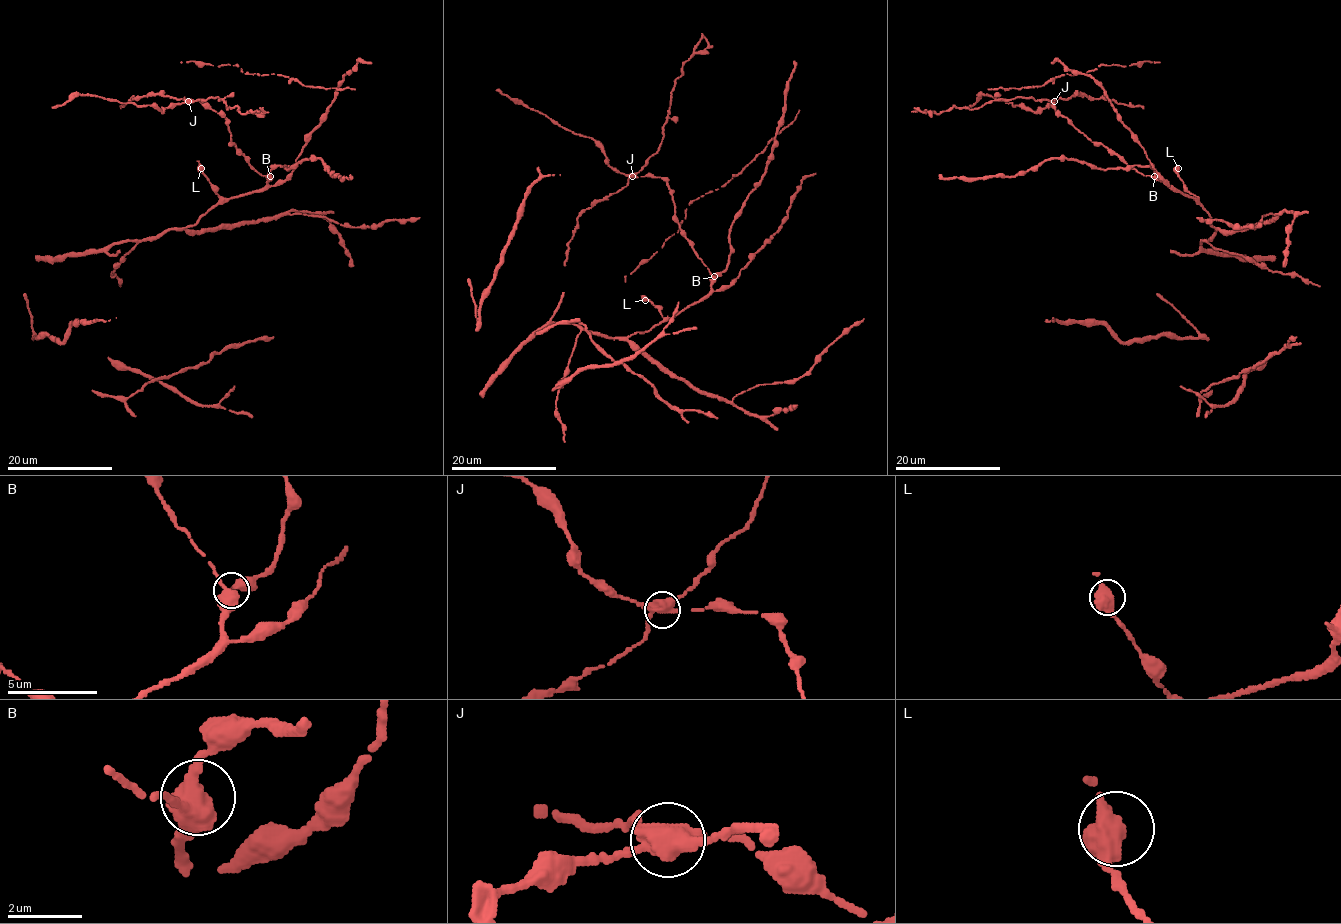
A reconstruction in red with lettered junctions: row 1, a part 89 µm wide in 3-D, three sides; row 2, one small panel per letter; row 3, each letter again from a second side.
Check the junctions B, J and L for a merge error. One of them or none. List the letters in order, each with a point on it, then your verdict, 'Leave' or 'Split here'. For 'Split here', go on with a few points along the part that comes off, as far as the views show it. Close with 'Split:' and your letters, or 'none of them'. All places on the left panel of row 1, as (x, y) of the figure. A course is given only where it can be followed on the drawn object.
B: Place: (270, 176). Leave
J: Place: (188, 101). Split here
L: Place: (201, 168). Leave
Split: J

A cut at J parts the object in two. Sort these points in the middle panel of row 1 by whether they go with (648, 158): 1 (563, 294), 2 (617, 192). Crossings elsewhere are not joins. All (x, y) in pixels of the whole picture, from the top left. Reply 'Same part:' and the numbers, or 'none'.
Same part: 2

